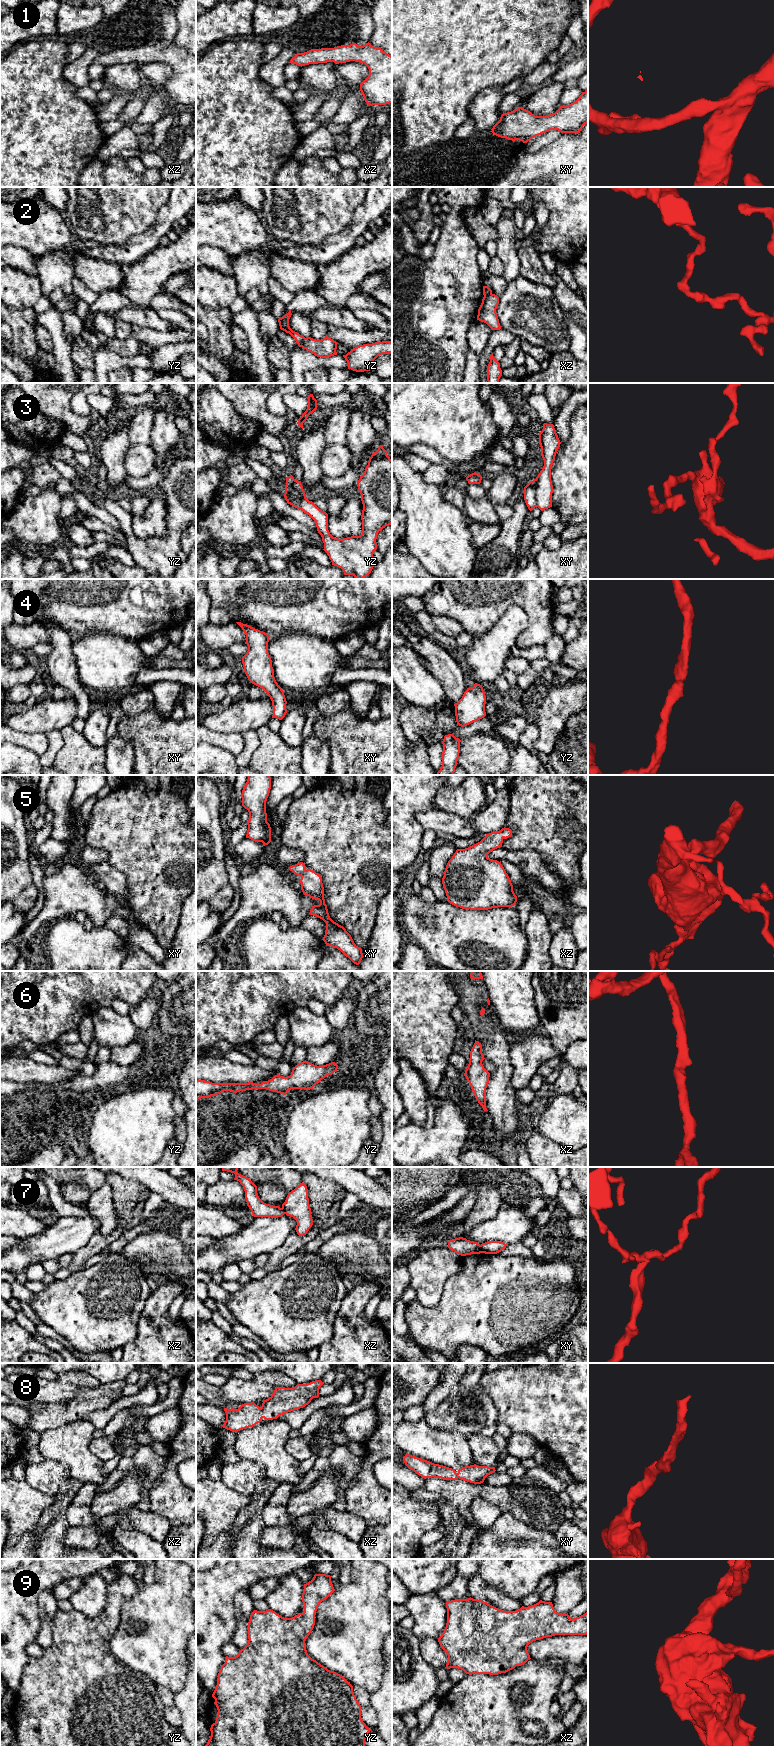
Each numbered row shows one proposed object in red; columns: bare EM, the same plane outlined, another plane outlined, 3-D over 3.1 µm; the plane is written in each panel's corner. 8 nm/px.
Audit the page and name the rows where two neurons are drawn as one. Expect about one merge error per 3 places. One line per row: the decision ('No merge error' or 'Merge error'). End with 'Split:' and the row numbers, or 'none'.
1: No merge error
2: Merge error
3: Merge error
4: No merge error
5: No merge error
6: No merge error
7: Merge error
8: No merge error
9: No merge error
Split: 2, 3, 7

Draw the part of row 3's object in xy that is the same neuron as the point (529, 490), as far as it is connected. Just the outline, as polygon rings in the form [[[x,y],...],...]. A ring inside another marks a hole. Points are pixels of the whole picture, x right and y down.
[[[533,481],[524,487],[524,500],[530,511],[536,507],[536,490]]]

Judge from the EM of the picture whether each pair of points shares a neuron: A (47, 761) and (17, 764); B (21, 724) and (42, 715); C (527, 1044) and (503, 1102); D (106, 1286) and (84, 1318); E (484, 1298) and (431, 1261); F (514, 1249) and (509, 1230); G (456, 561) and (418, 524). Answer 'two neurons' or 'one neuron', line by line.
A: two neurons
B: one neuron
C: two neurons
D: one neuron
E: two neurons
F: two neurons
G: one neuron

